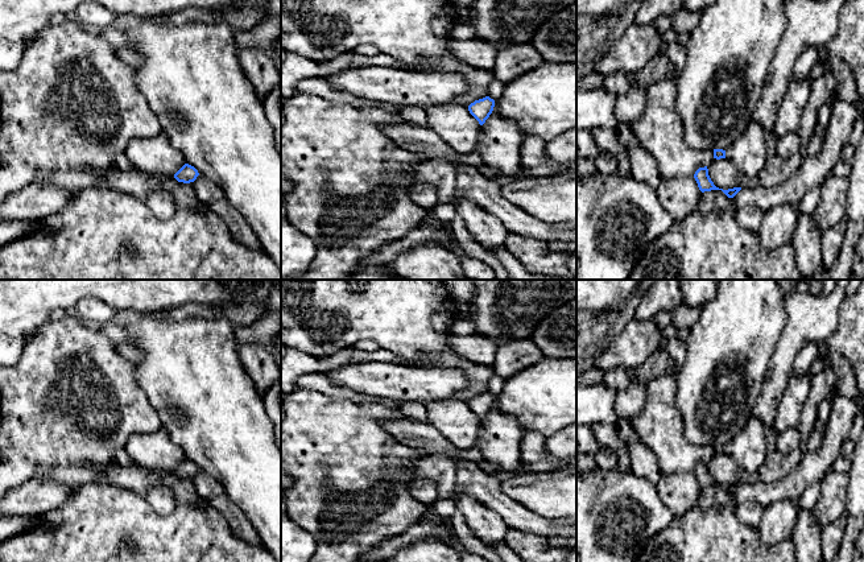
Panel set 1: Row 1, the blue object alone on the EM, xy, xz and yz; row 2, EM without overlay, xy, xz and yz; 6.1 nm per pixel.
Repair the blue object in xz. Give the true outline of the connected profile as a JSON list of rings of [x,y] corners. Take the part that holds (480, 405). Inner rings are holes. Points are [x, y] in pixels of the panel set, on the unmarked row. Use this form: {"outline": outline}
{"outline": [[[489,392],[475,396],[468,401],[470,409],[479,417],[480,421],[485,418],[495,402],[495,396]]]}

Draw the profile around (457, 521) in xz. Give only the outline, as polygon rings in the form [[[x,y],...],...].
[[[460,511],[456,512],[448,518],[448,524],[463,544],[463,550],[472,554],[485,557],[489,562],[503,562],[497,554],[484,545],[471,529],[467,526],[466,520]]]

